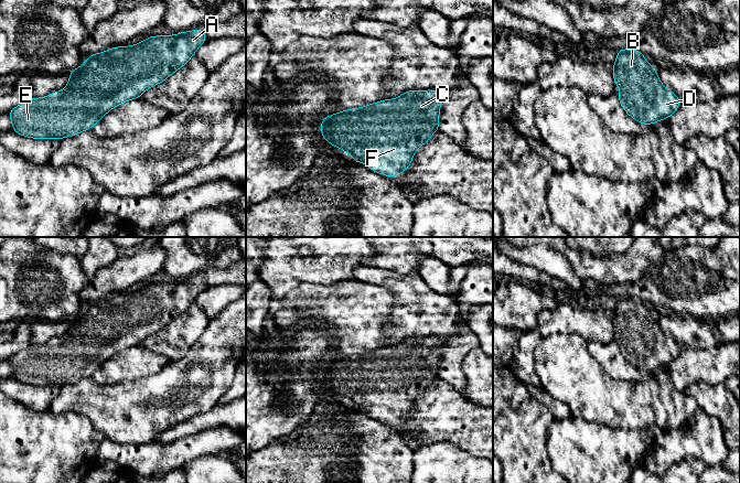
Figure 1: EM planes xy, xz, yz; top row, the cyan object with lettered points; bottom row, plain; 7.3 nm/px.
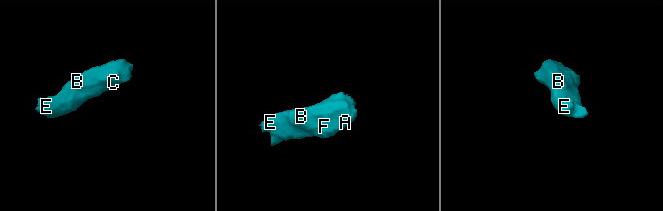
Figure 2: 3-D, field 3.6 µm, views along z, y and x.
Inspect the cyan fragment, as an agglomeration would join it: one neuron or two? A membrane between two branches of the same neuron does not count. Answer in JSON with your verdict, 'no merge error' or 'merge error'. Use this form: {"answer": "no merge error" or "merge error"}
{"answer": "no merge error"}

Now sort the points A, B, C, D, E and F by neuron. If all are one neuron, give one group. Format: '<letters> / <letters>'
A B C D E F

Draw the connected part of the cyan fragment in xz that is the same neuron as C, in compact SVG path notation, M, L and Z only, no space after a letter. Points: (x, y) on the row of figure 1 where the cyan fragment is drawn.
M407 90L398 98L384 99L362 108L352 108L326 116L321 121L320 130L324 141L347 152L355 162L367 163L371 171L395 178L409 168L417 149L439 130L439 111L442 101L443 98L437 90Z

